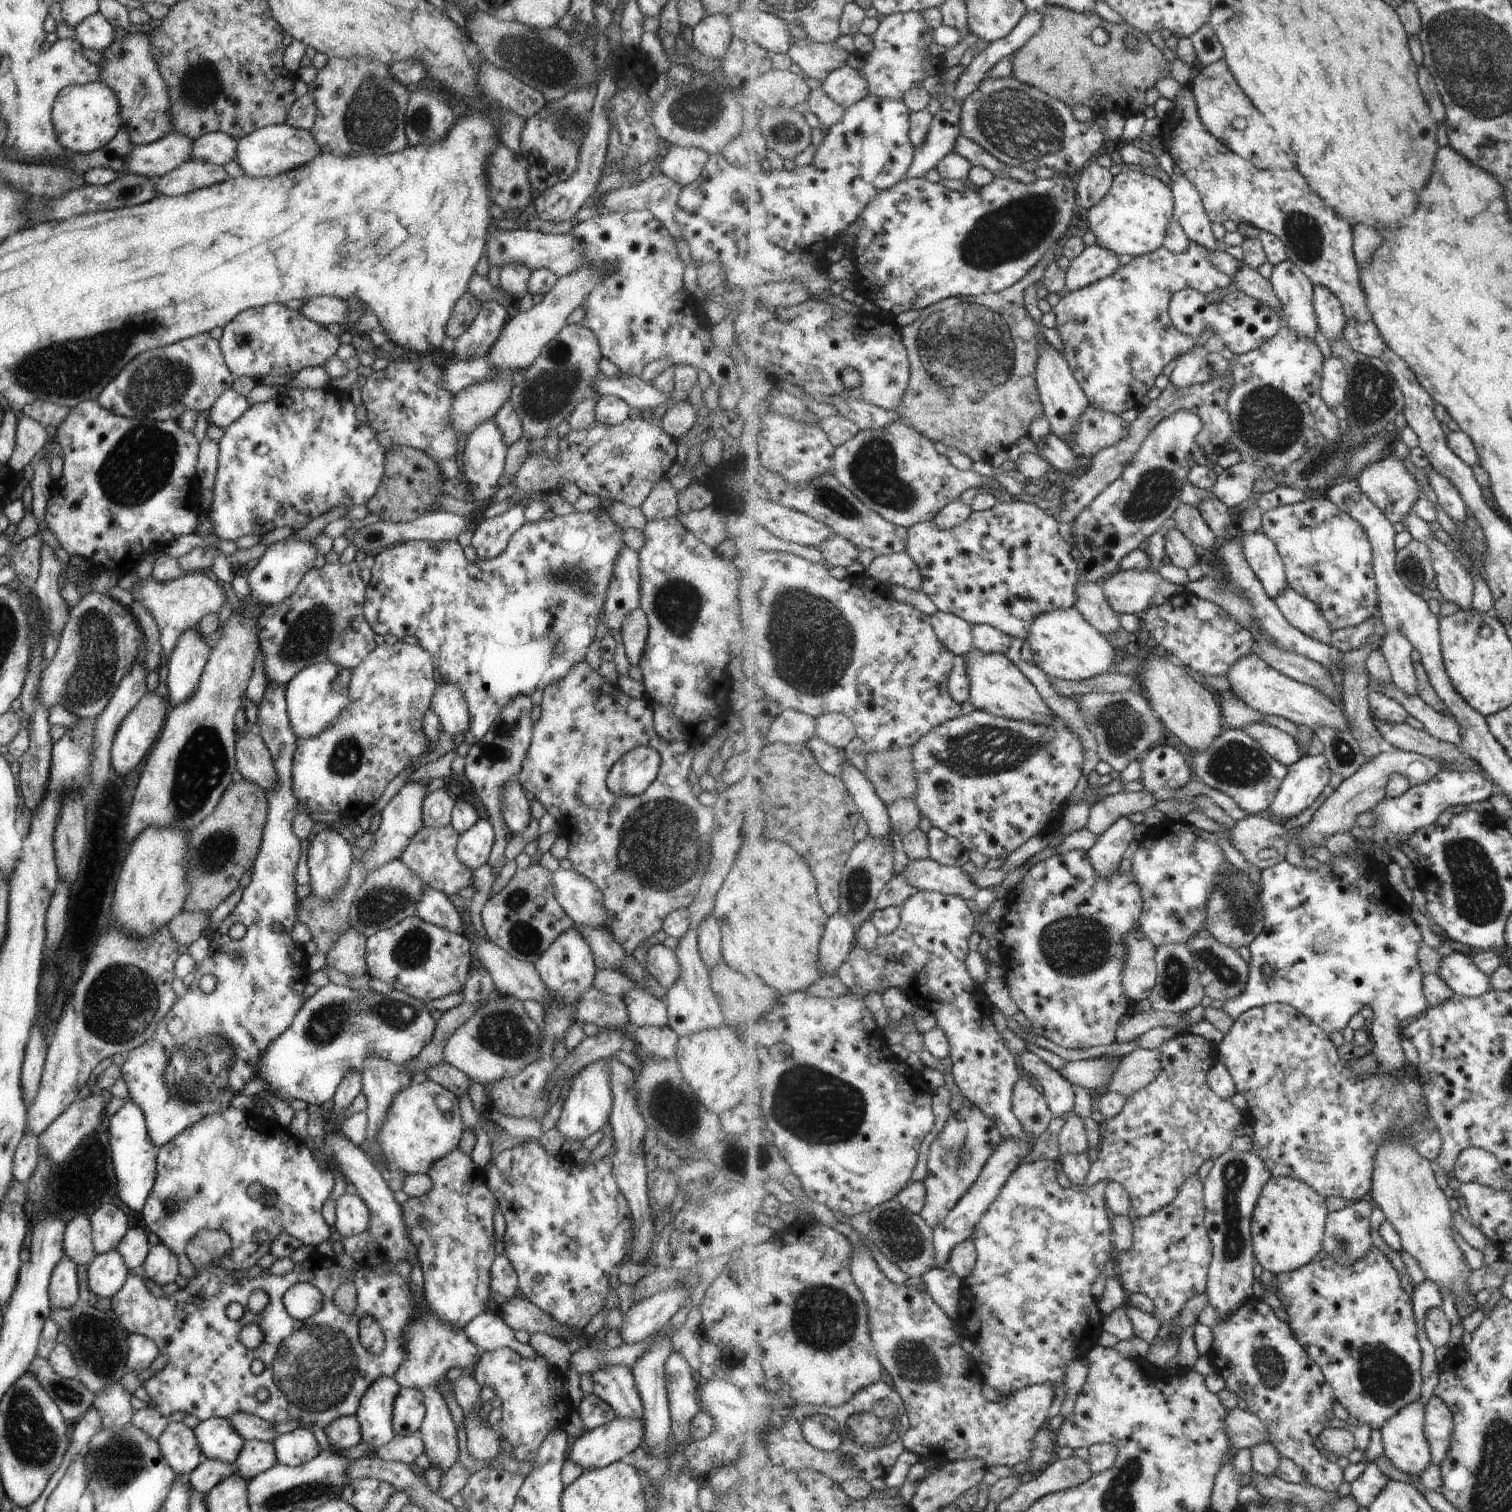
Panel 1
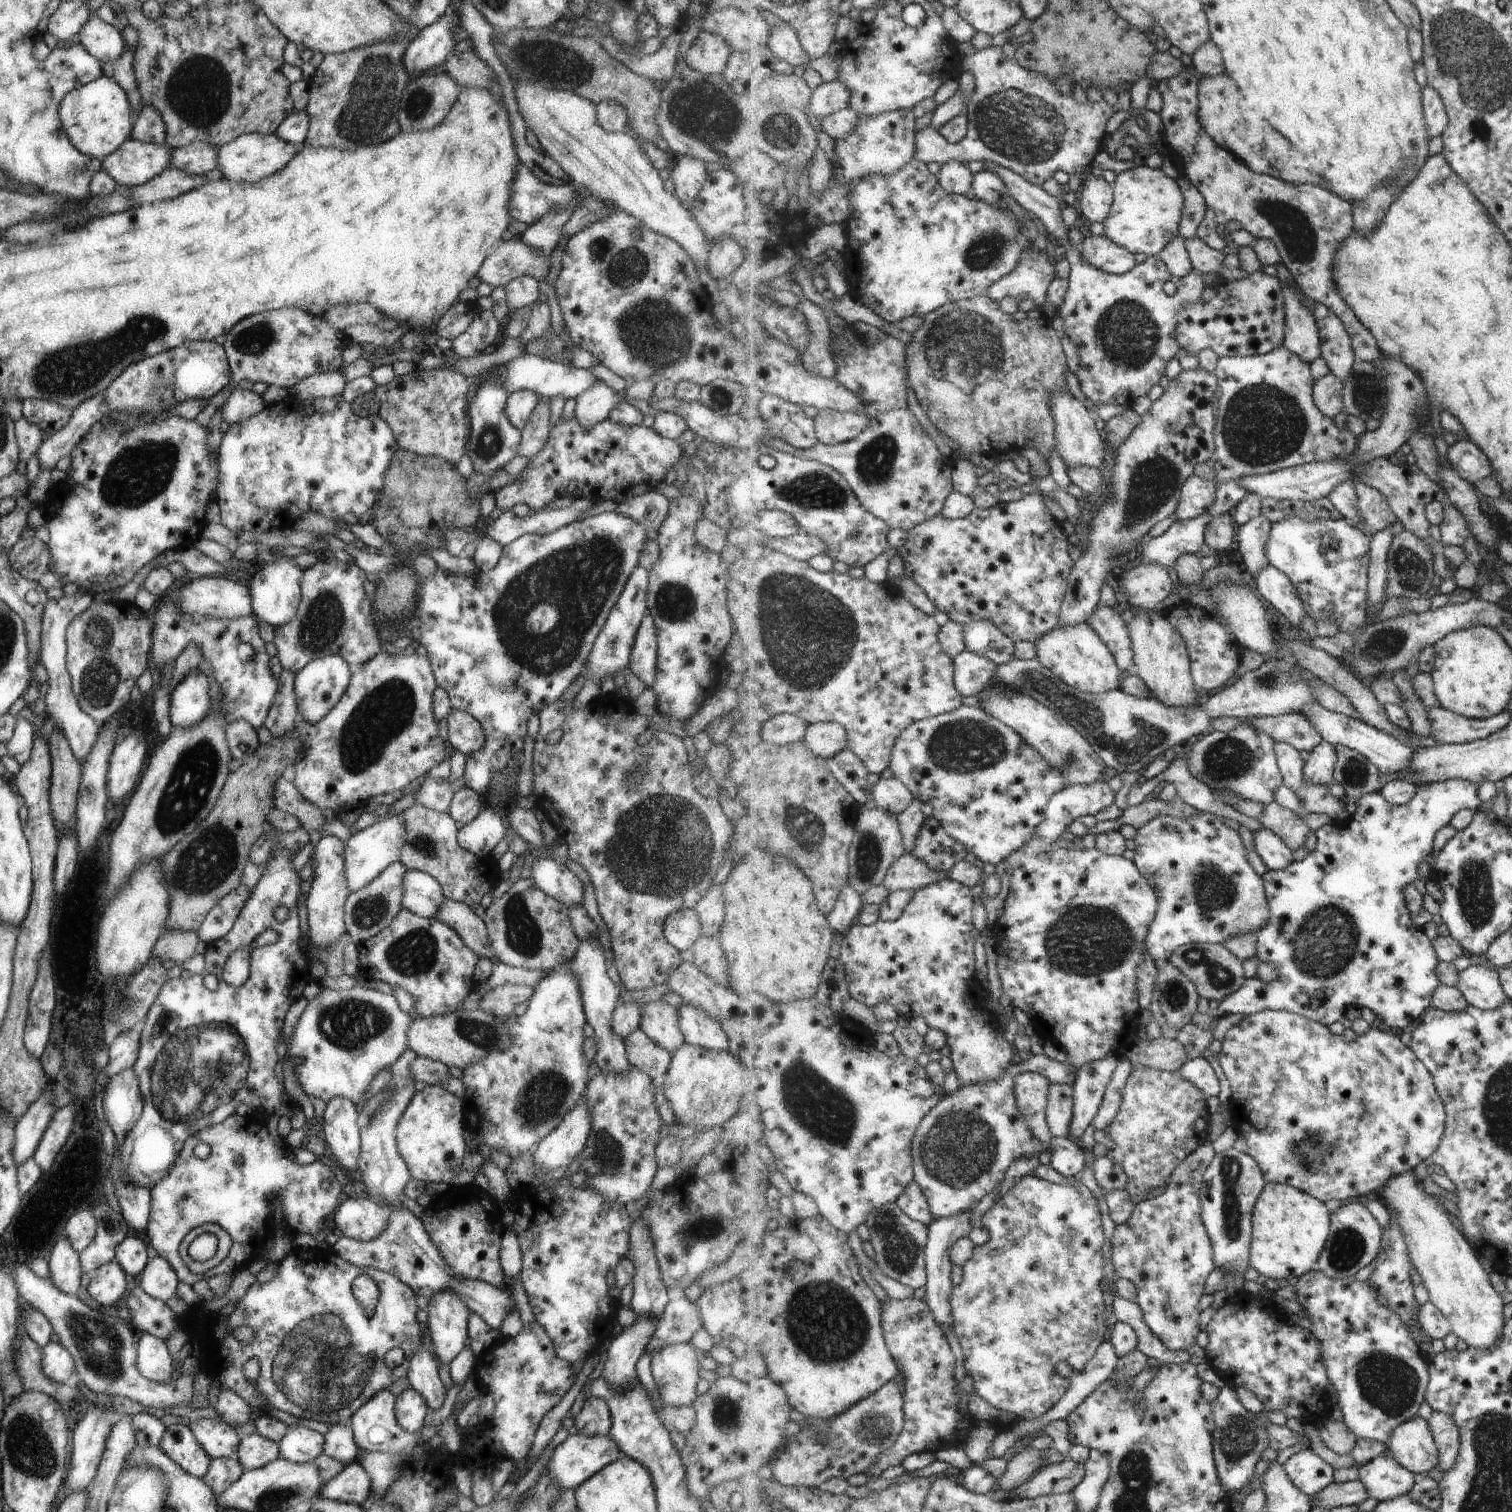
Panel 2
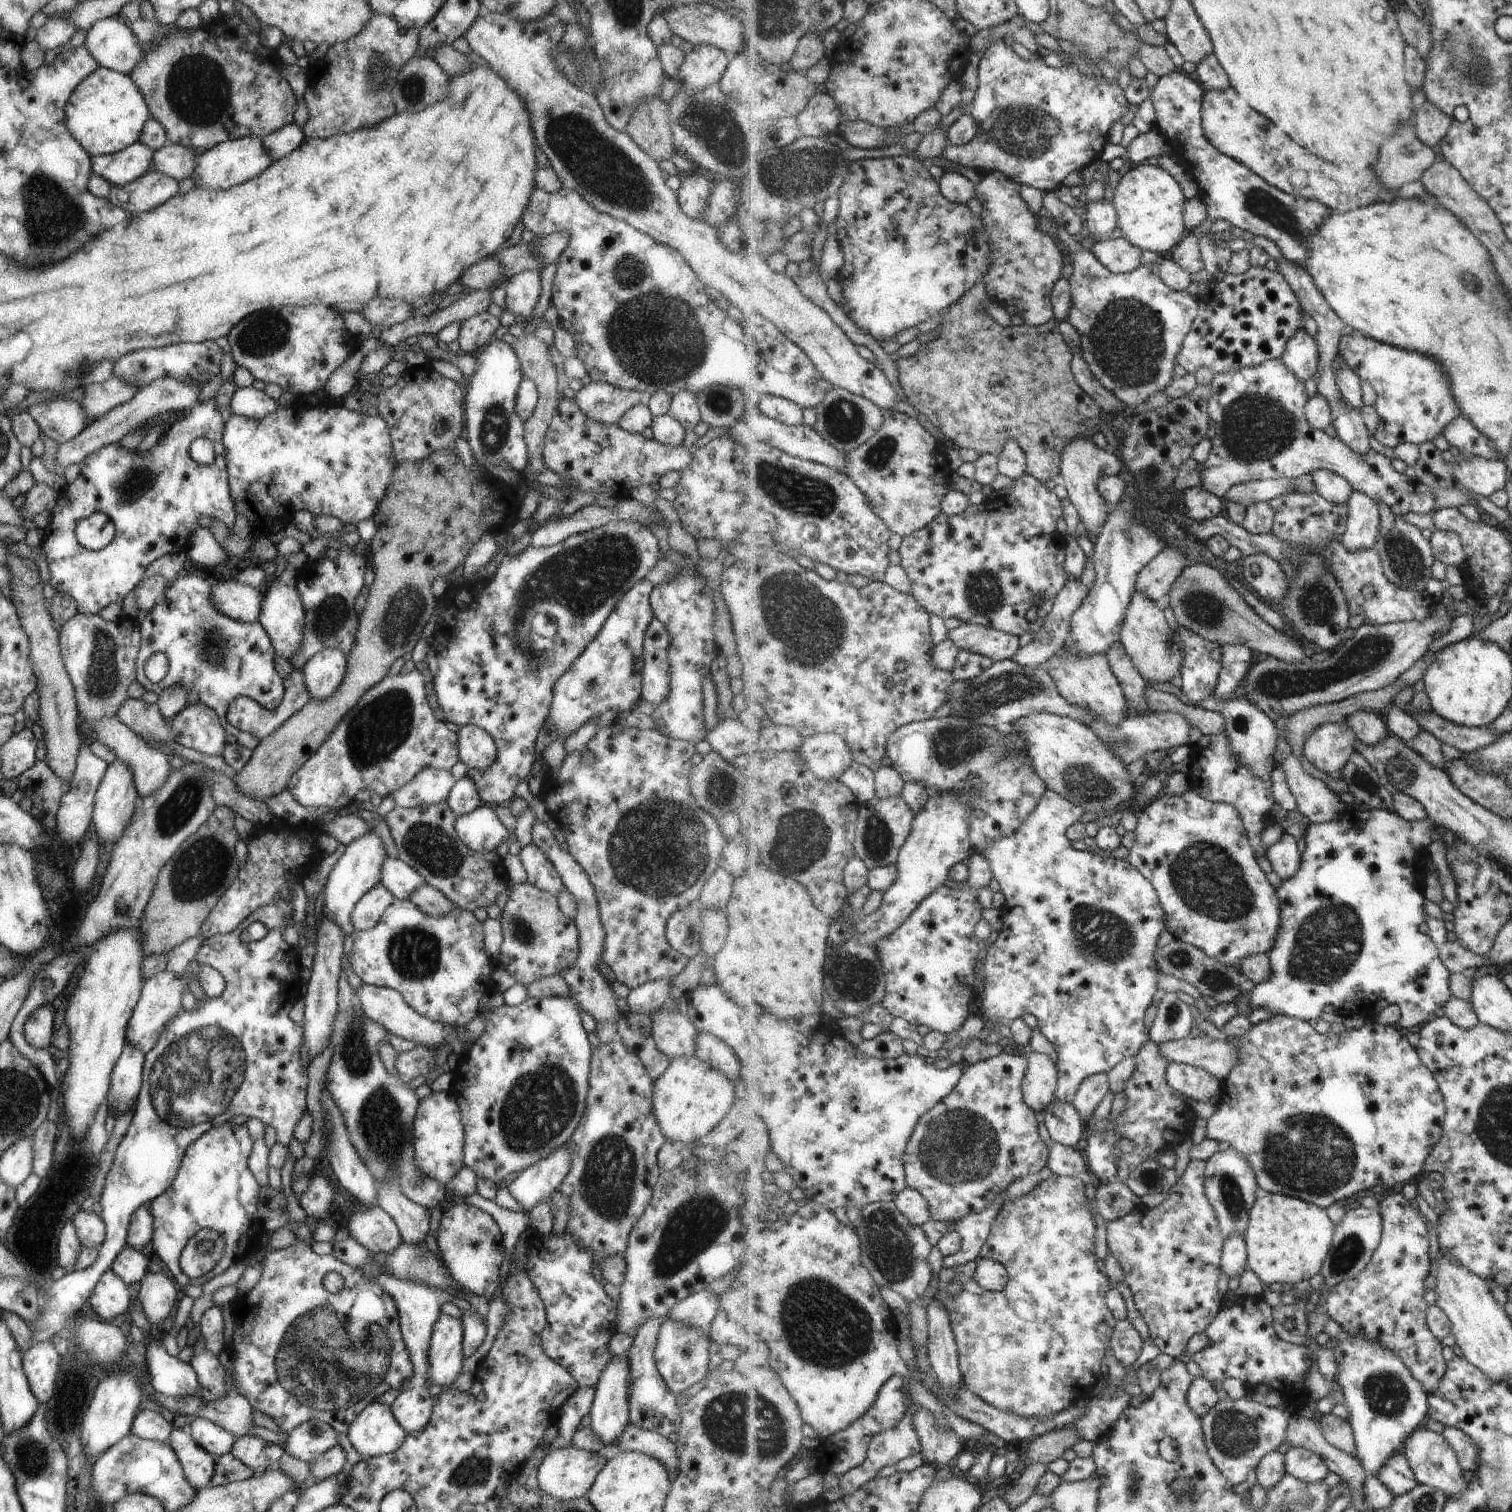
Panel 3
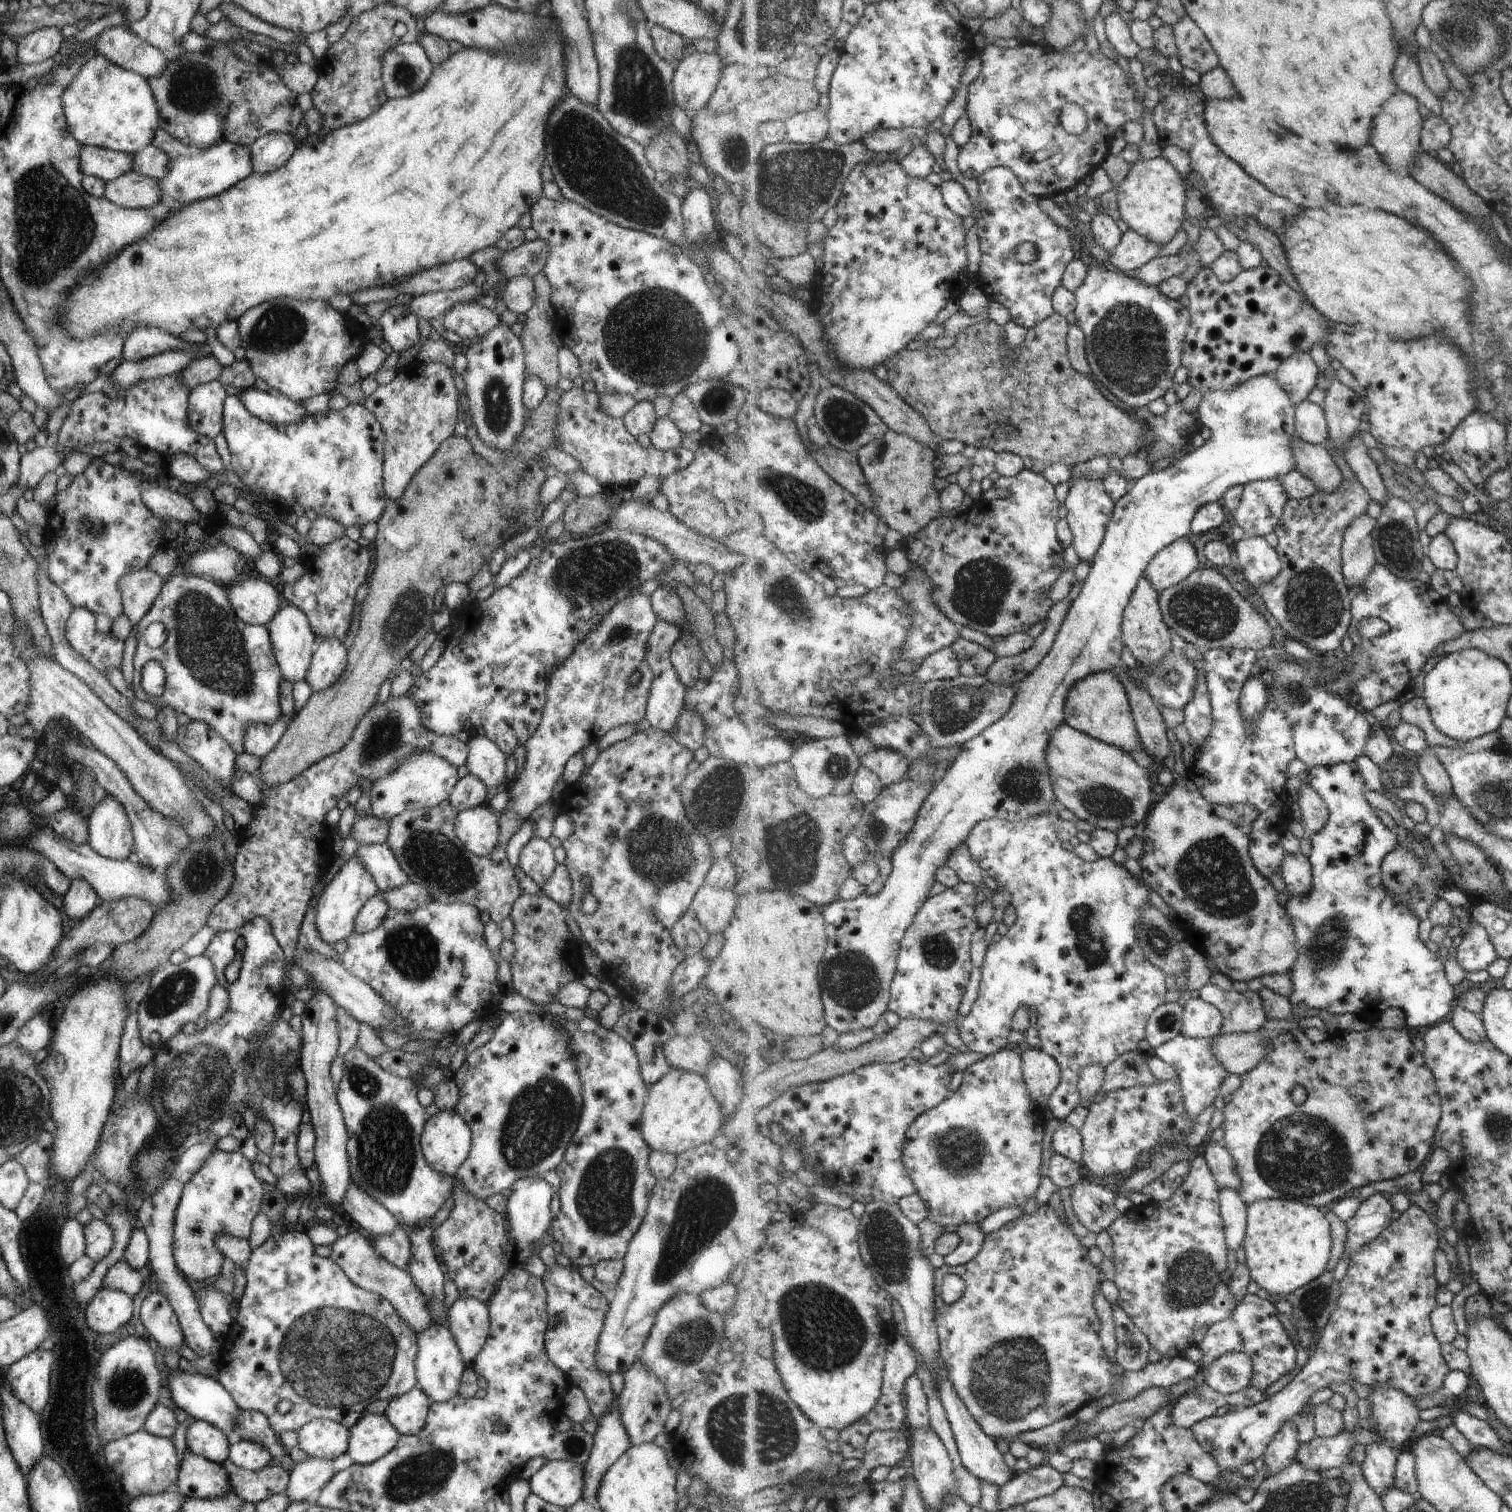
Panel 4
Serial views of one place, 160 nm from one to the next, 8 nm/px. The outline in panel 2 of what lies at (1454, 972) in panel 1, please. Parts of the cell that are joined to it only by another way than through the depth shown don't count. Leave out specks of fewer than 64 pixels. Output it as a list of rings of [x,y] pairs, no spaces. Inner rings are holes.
[[[1470,966],[1459,972],[1457,989],[1469,1005],[1485,1012],[1503,1008],[1509,1000],[1500,982],[1500,972],[1485,966]]]

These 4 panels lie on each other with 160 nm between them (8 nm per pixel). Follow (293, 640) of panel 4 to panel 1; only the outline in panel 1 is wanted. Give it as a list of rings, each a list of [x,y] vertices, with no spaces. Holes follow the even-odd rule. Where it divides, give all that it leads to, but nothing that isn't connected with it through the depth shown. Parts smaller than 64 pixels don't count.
[[[288,535],[282,540],[267,545],[257,564],[246,577],[251,598],[263,607],[280,603],[295,590],[305,572],[313,567],[315,552],[312,541],[297,538],[295,535]]]

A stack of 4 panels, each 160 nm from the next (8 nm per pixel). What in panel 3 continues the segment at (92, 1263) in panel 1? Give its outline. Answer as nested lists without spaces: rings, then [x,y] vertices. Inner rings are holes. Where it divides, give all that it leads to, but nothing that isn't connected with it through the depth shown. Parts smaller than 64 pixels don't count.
[[[110,1268],[102,1272],[88,1294],[91,1310],[99,1320],[107,1321],[127,1308],[129,1292],[127,1286]]]

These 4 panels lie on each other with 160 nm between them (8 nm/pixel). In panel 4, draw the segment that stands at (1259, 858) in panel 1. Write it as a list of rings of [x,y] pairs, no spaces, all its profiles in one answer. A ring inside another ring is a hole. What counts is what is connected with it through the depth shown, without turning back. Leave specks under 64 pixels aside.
[[[1288,854],[1283,859],[1280,876],[1290,896],[1310,895],[1313,886],[1312,864],[1303,854]]]

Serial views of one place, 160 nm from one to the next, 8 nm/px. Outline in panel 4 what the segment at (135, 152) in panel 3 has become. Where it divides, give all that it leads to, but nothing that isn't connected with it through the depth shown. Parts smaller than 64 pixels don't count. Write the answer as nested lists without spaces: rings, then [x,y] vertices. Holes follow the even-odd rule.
[[[91,145],[79,147],[79,166],[83,176],[94,176],[104,183],[131,171],[132,160],[132,154]]]

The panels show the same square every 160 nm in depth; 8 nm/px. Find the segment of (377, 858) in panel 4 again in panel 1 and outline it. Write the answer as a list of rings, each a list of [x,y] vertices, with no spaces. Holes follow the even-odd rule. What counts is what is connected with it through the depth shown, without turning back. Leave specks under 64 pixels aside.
[[[422,884],[422,895],[416,904],[417,918],[422,921],[446,928],[454,933],[462,932],[461,916],[445,893]]]

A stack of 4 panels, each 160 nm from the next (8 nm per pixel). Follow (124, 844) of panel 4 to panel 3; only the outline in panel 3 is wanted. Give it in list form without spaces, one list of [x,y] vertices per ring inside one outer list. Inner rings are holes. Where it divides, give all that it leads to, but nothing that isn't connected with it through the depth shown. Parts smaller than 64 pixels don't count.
[[[115,757],[114,760],[106,766],[94,794],[94,803],[90,819],[96,834],[95,836],[98,839],[101,838],[105,843],[112,842],[113,844],[119,840],[129,819],[133,816],[135,807],[134,800],[137,797],[138,794],[133,784],[130,768],[126,767],[126,764],[122,763],[121,759]]]

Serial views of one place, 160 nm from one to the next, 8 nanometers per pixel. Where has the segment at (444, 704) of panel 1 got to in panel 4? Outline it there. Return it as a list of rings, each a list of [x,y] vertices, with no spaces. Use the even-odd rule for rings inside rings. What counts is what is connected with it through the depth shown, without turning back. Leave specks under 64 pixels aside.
[[[469,735],[465,744],[468,751],[465,766],[473,777],[477,777],[492,792],[505,779],[505,758],[499,747],[486,736]]]

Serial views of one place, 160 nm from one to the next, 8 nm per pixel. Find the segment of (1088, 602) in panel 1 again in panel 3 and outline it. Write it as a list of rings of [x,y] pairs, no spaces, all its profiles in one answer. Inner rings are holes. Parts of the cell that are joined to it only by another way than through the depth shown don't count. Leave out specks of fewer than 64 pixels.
[[[1117,642],[1111,650],[1106,652],[1106,655],[1112,665],[1112,671],[1116,673],[1116,677],[1124,688],[1131,709],[1137,713],[1152,713],[1148,709],[1145,698],[1148,680],[1135,668],[1123,643]]]

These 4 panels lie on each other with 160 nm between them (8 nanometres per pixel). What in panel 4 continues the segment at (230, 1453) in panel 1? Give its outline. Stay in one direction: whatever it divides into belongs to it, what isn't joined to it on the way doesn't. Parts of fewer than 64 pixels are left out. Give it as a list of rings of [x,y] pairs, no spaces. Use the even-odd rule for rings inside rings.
[[[195,1419],[185,1431],[186,1450],[221,1464],[228,1458],[229,1438],[210,1422]]]

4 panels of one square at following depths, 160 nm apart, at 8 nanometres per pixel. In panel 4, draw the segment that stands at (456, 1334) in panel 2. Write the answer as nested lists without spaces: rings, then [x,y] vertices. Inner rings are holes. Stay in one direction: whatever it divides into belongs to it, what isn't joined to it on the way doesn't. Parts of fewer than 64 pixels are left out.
[[[431,1323],[425,1330],[417,1334],[417,1352],[414,1360],[416,1386],[421,1389],[431,1403],[449,1400],[458,1394],[460,1376],[466,1367],[455,1344],[455,1339],[448,1324]]]

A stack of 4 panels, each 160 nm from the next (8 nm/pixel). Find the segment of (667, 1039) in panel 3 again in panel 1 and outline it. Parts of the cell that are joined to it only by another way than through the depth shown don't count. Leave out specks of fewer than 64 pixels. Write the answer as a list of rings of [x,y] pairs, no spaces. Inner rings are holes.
[[[639,987],[627,990],[620,997],[631,1025],[635,1027],[667,1027],[665,1000],[655,998]]]

